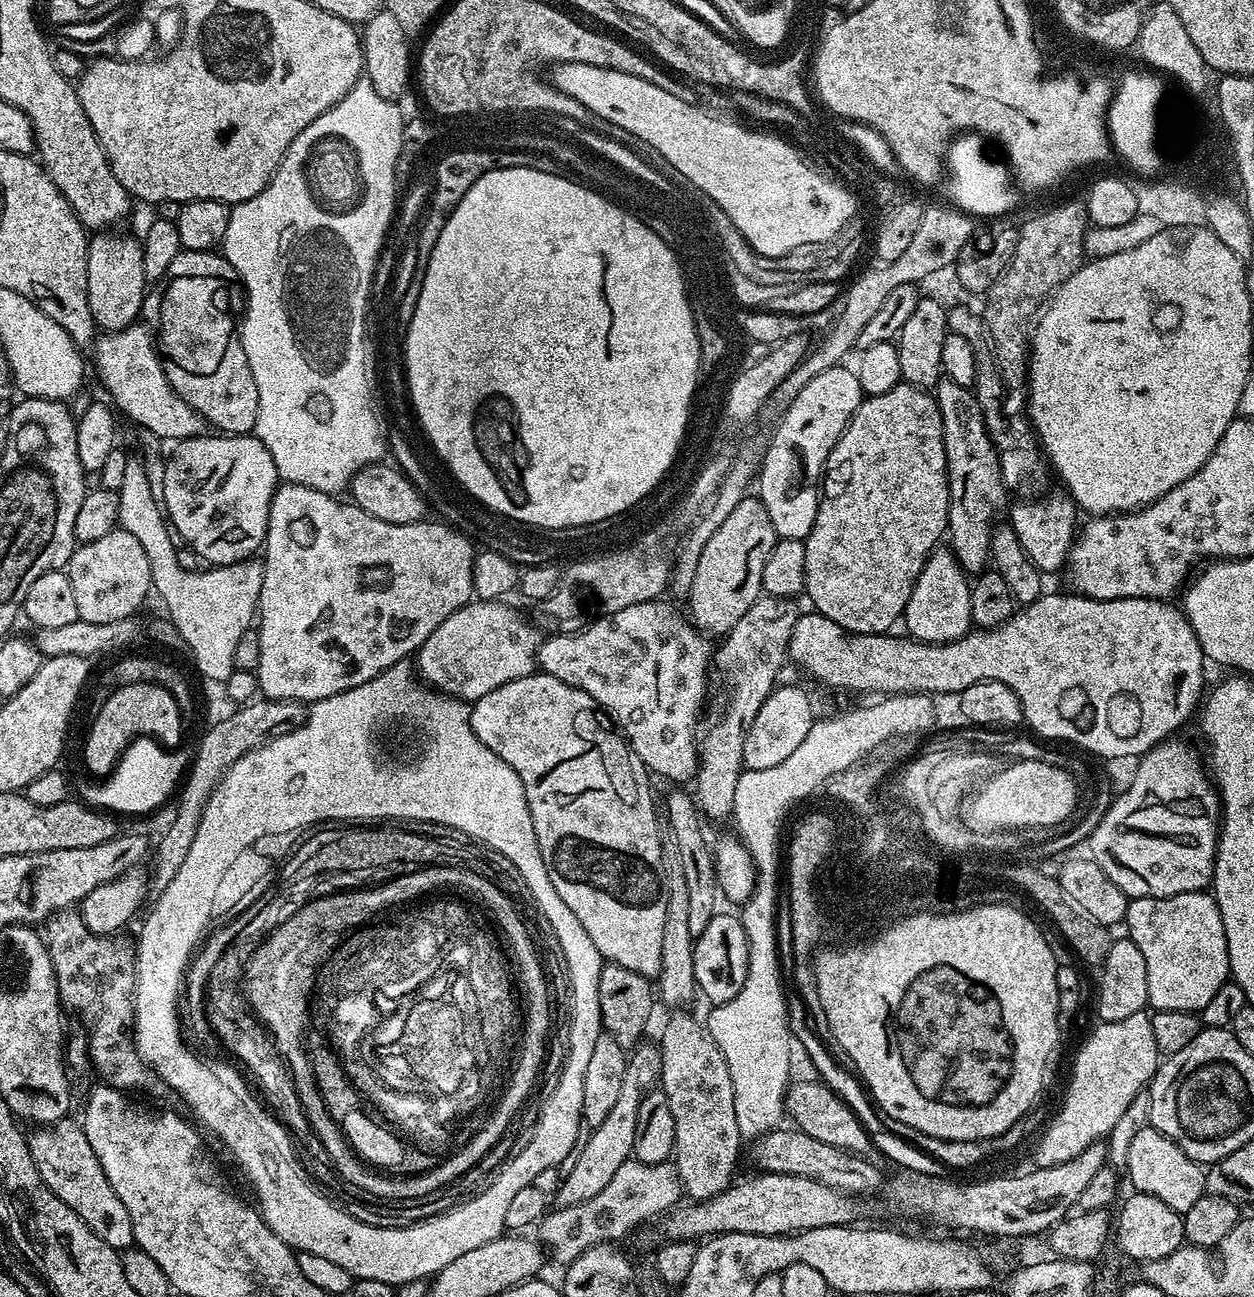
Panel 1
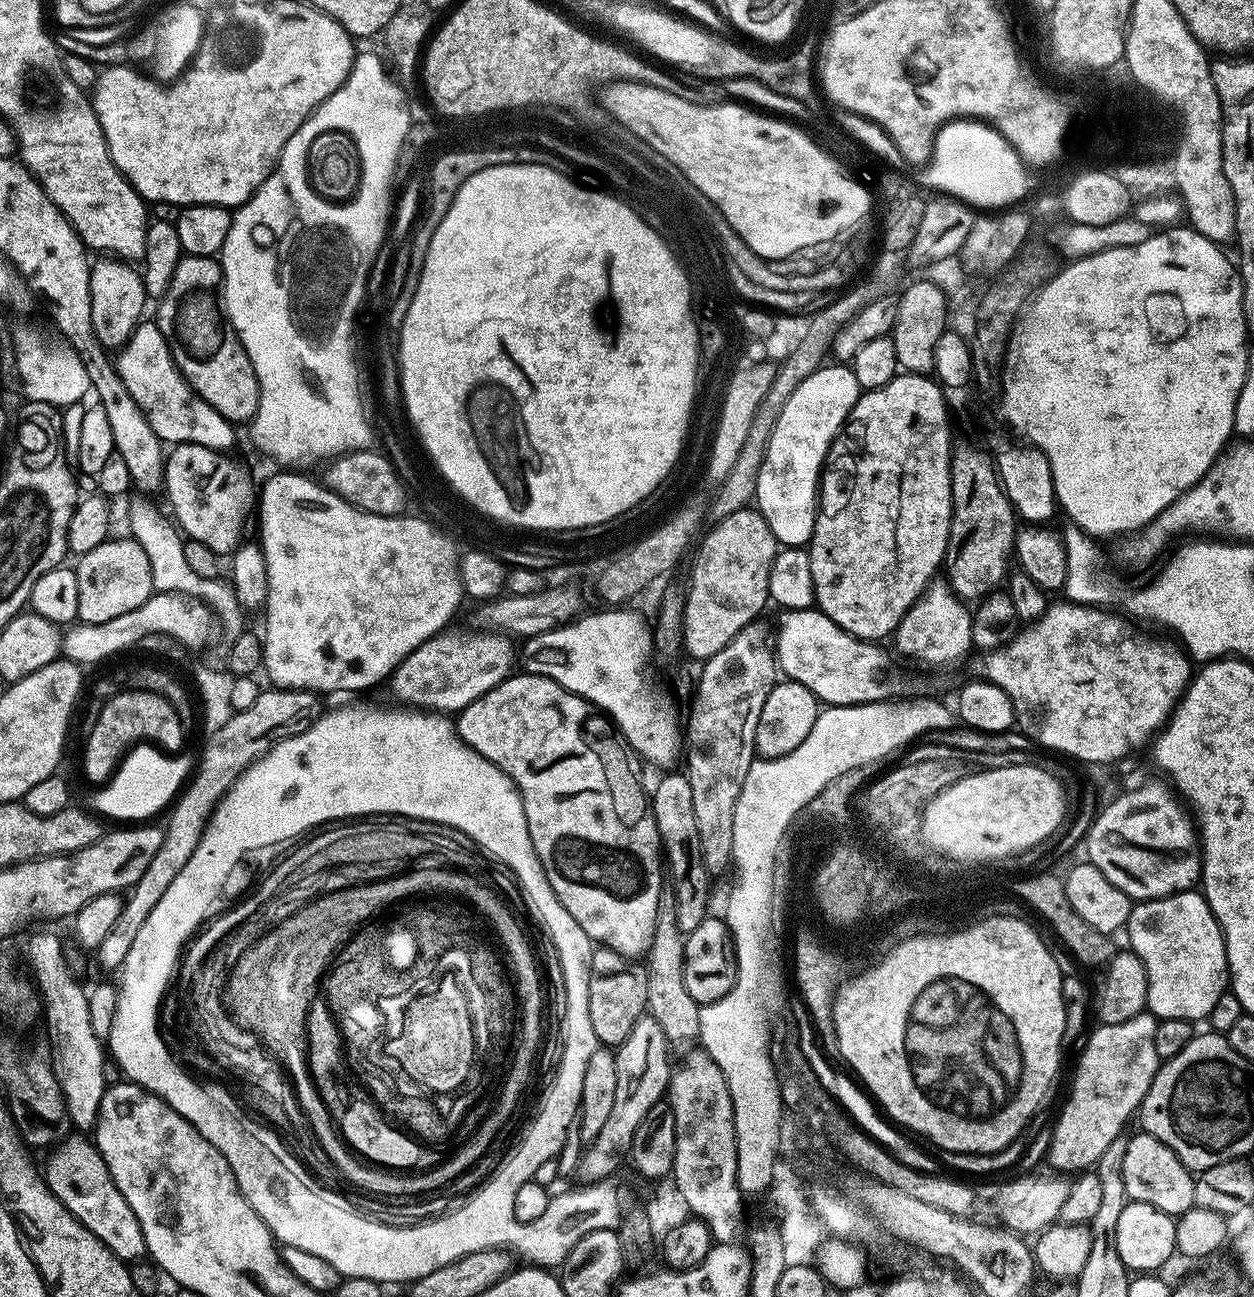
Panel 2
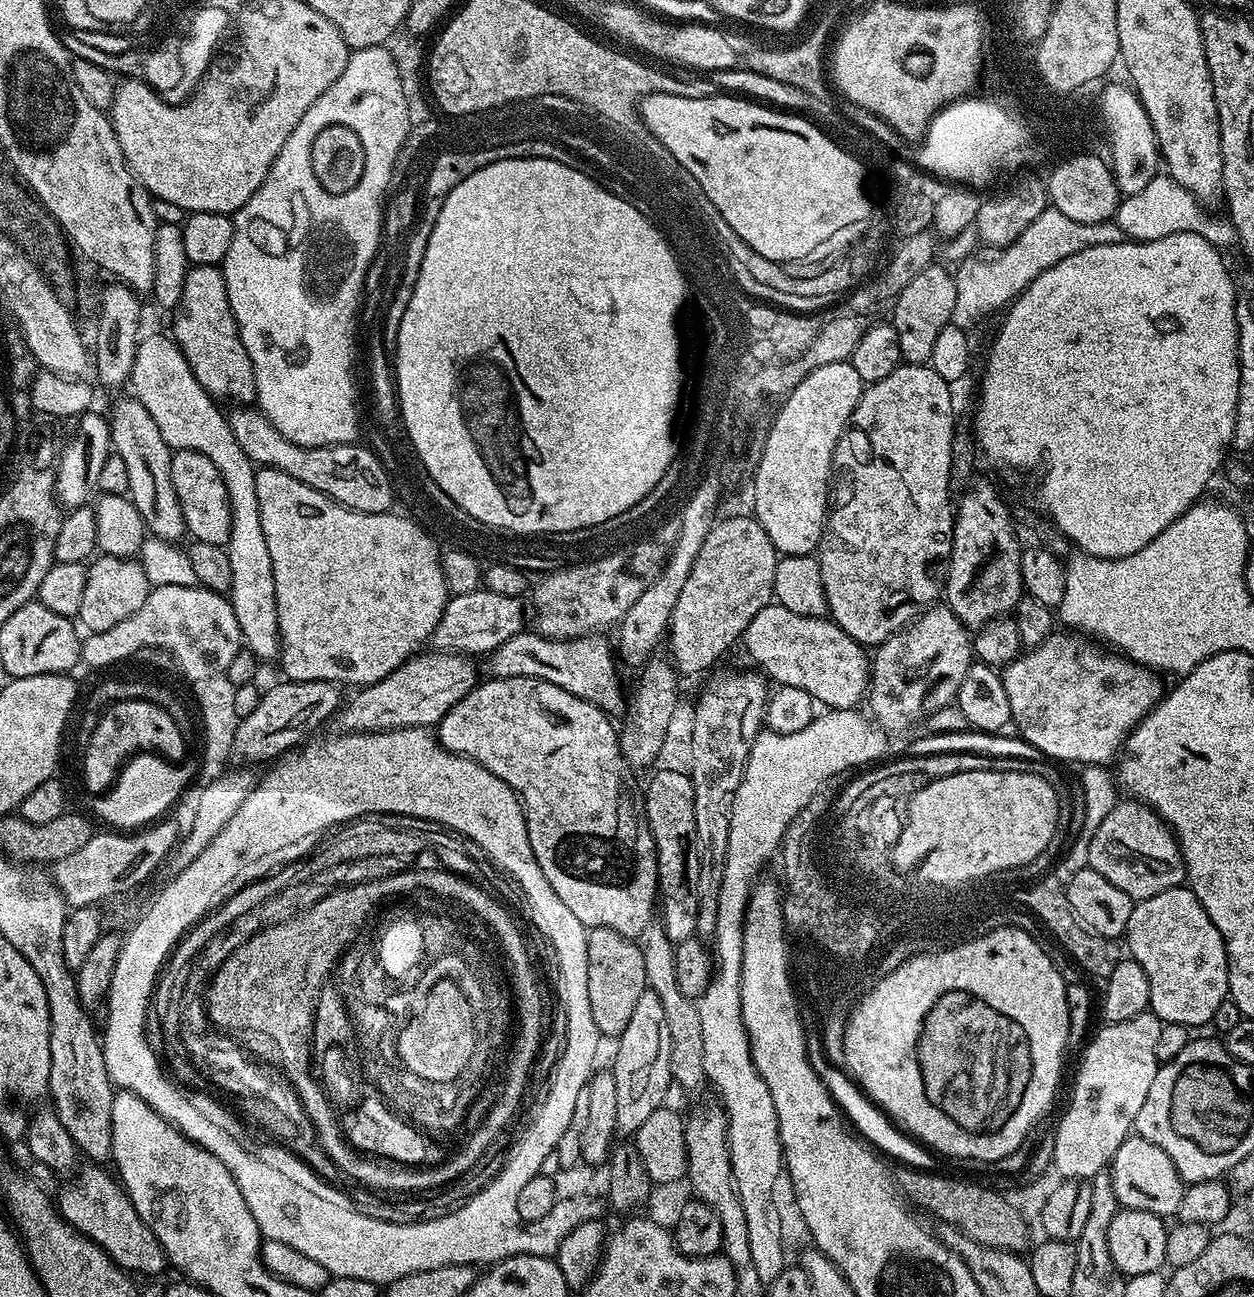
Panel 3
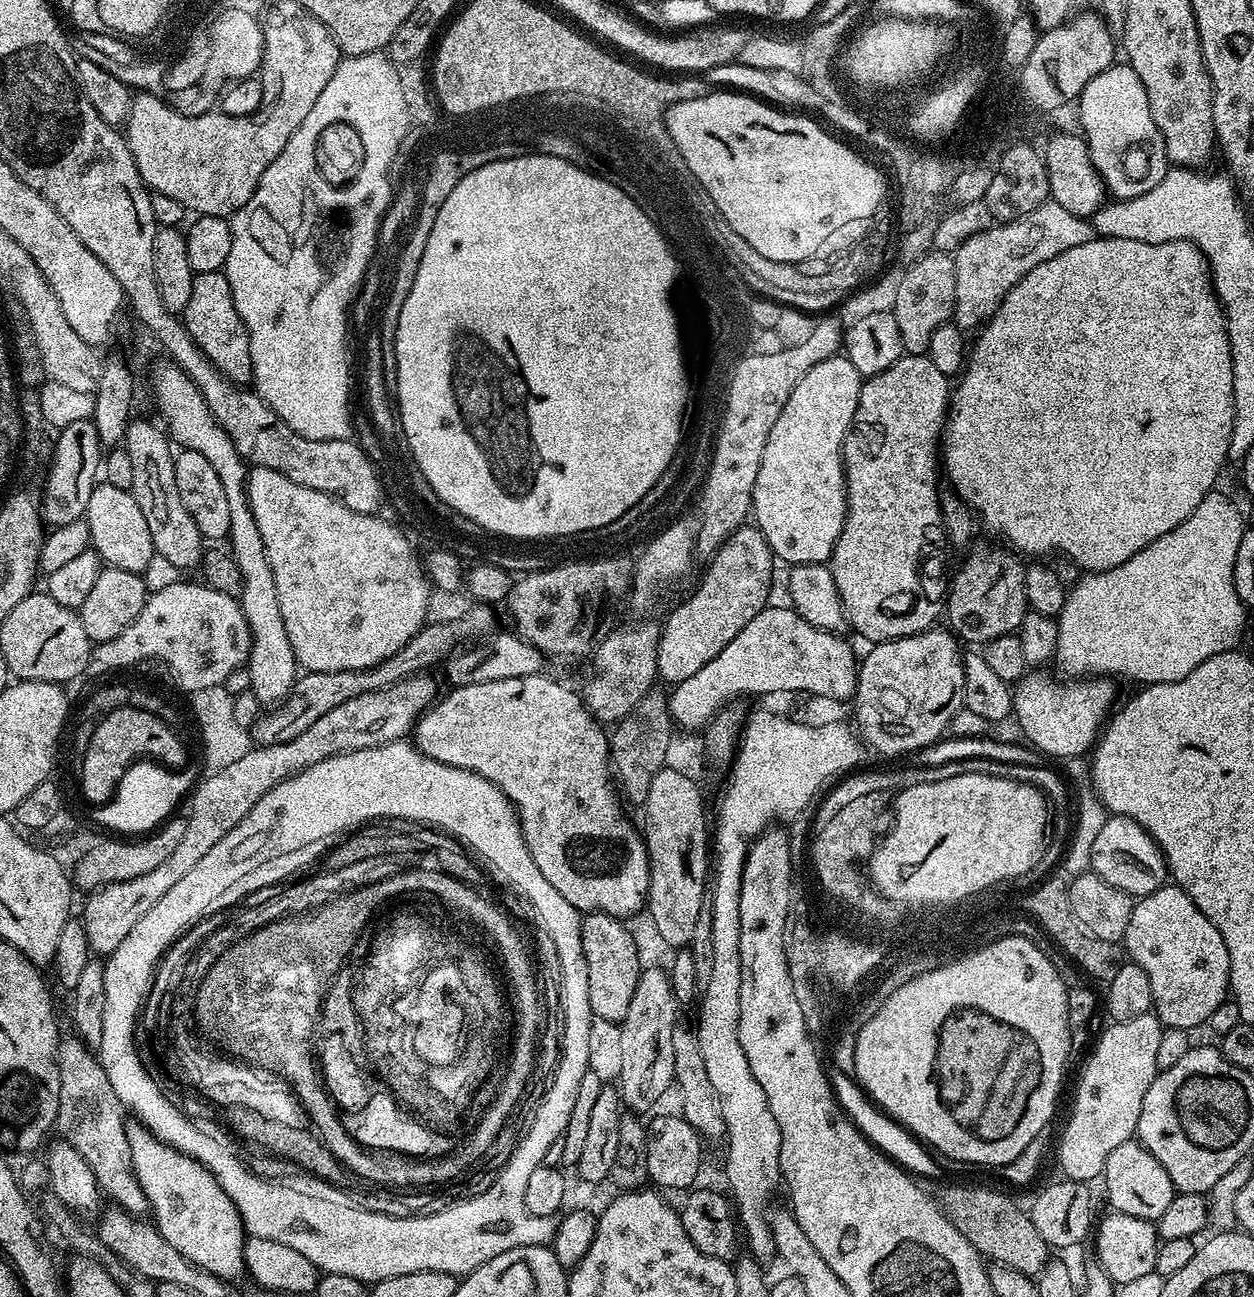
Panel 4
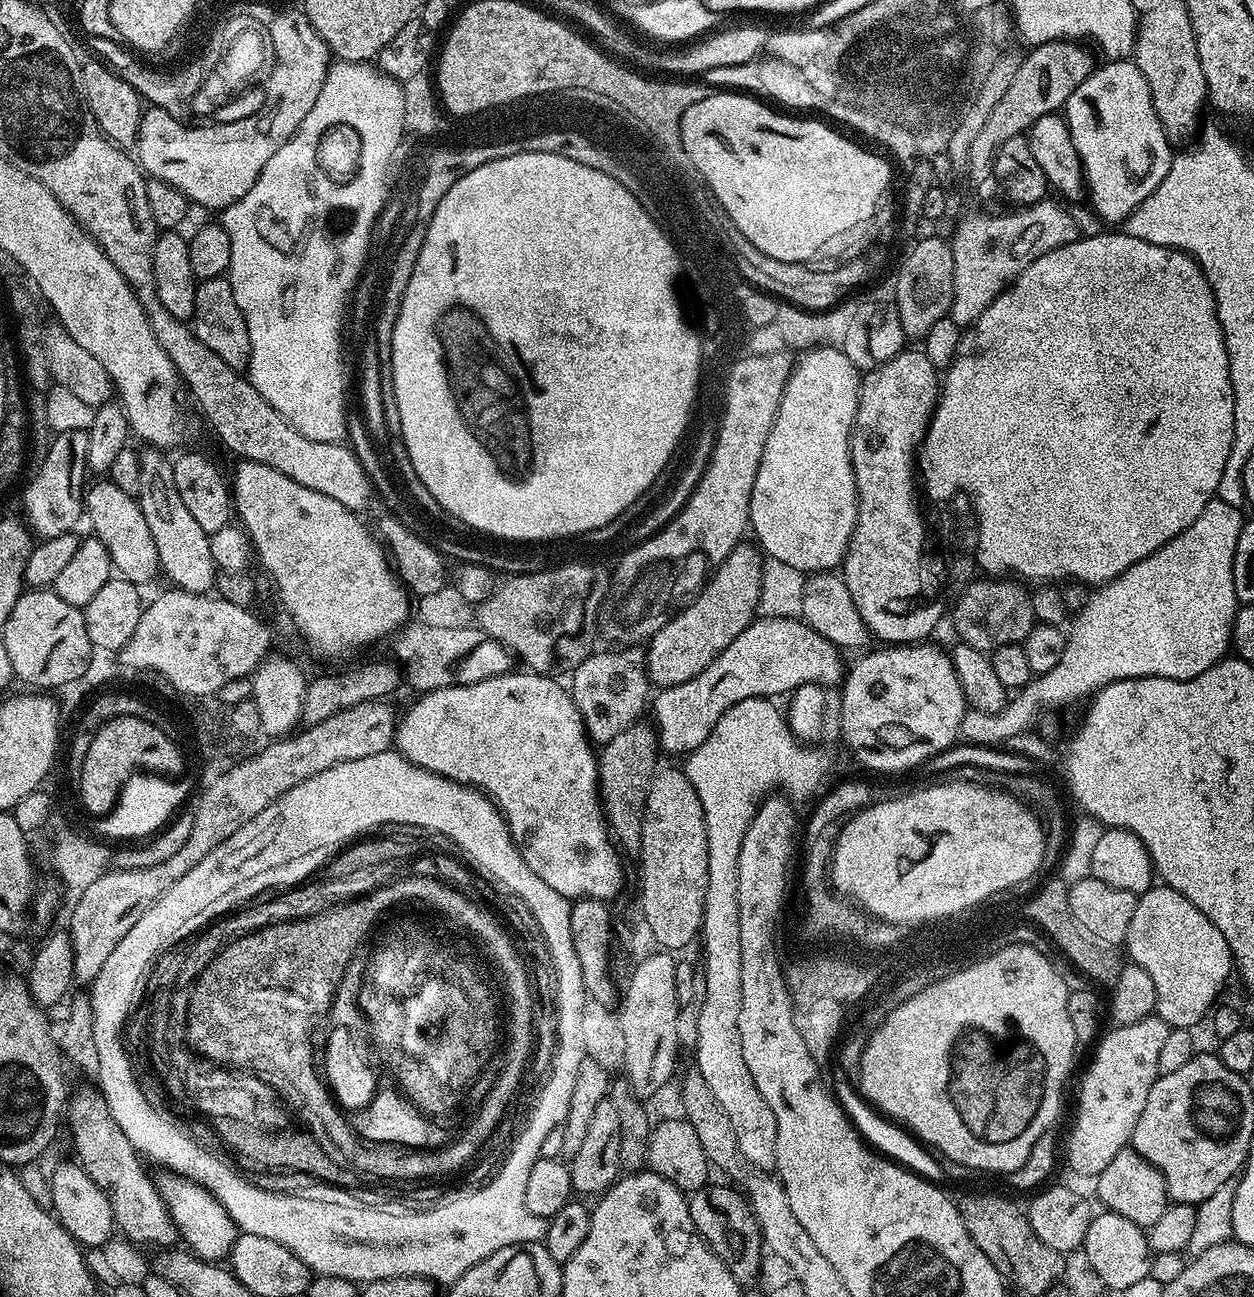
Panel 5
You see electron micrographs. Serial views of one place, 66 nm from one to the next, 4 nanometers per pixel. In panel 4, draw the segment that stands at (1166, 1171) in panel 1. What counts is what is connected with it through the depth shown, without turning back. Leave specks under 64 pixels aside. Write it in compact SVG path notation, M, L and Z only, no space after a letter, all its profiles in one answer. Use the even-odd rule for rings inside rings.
M1135 1139L1122 1142L1122 1146L1110 1150L1110 1158L1106 1158L1106 1166L1102 1173L1103 1180L1104 1192L1108 1195L1109 1205L1107 1207L1111 1211L1130 1214L1134 1218L1153 1222L1159 1221L1160 1216L1166 1214L1166 1206L1170 1206L1170 1202L1178 1194L1176 1187L1170 1182L1170 1174L1166 1174L1166 1170L1162 1170L1162 1162L1158 1162L1158 1158L1154 1158L1154 1154L1147 1152L1143 1144Z

